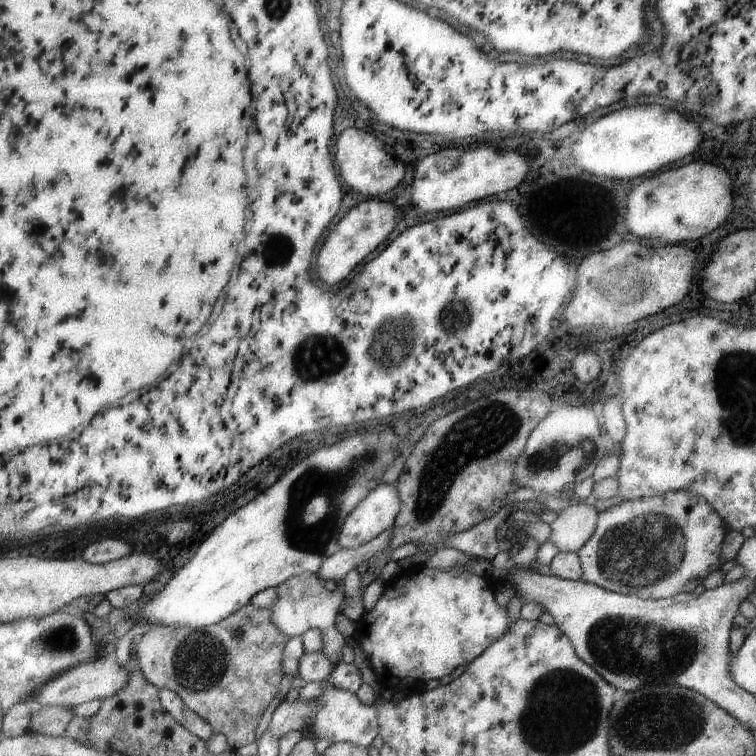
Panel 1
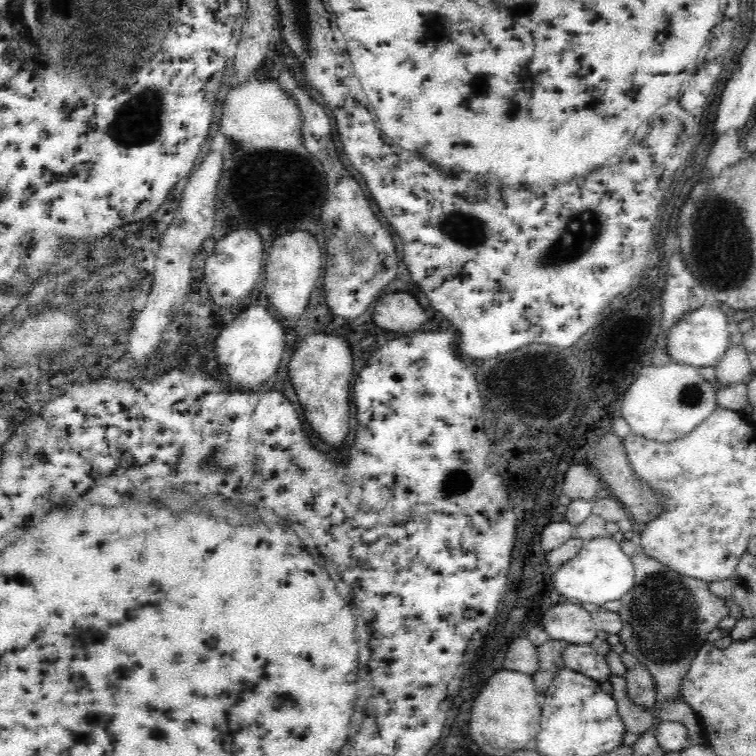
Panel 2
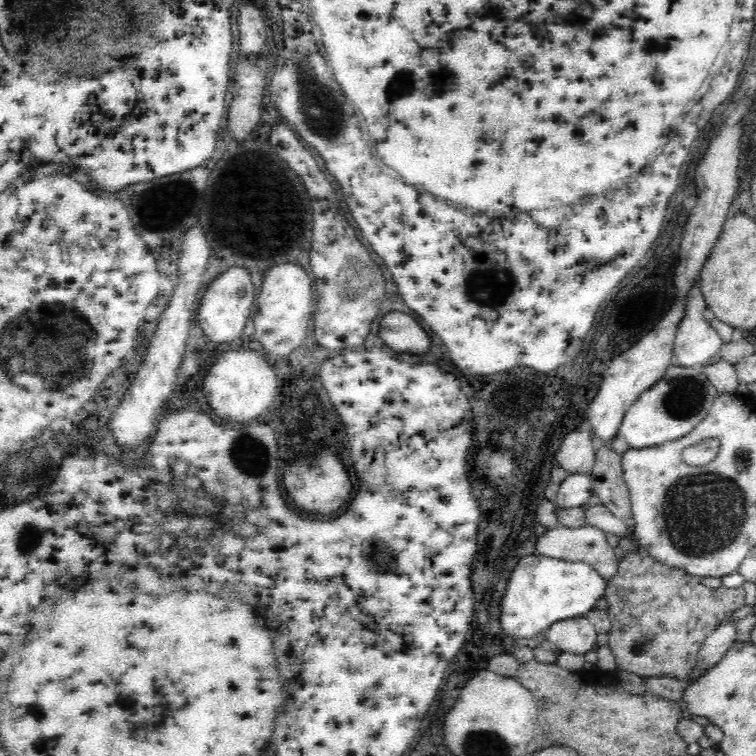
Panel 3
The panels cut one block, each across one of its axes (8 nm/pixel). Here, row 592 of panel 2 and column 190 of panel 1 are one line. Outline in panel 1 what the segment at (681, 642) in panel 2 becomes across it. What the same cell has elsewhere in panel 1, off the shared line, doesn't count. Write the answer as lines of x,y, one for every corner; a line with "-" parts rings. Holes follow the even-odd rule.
248,603
241,606
238,610
235,610
232,614
229,614
226,618
220,620
220,622
213,625
200,627
199,629
189,626
170,627
168,625
154,625
150,631
143,634
140,638
140,642
138,642
138,645
136,646
134,657
139,664
140,670
144,673
144,676
154,686
157,686
160,690
162,688
168,688
168,690
176,692
188,710
192,710
194,714
198,714
200,718
204,718
204,720
212,726
214,734
224,734
231,750
236,751
241,746
256,741
255,730
258,726
260,716
262,716
266,708
270,706
270,702
272,702
274,698
278,698
278,694
280,694
280,680
282,680
282,677
285,674
283,667
283,652
285,644
290,639
291,637
282,633
281,630
275,625
275,622
272,620
272,611
270,609
256,609

